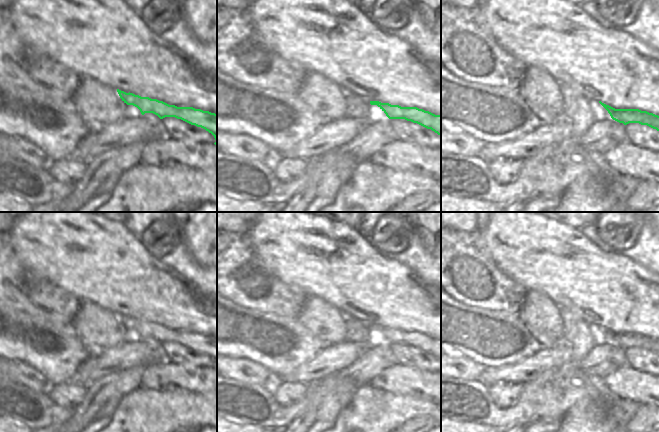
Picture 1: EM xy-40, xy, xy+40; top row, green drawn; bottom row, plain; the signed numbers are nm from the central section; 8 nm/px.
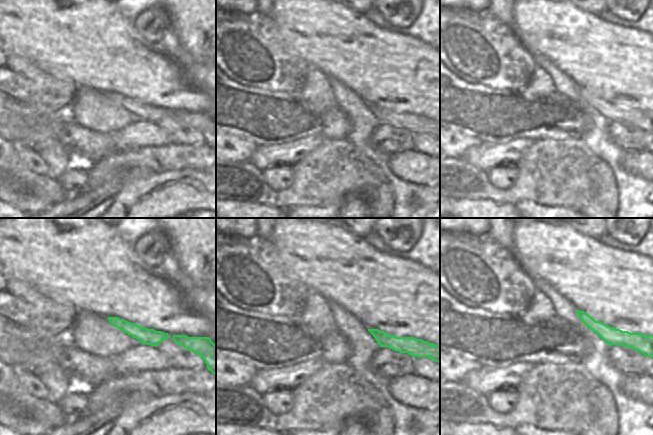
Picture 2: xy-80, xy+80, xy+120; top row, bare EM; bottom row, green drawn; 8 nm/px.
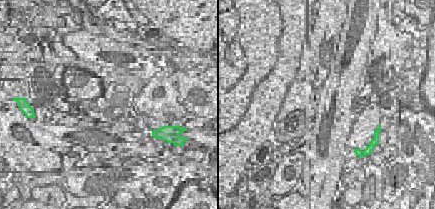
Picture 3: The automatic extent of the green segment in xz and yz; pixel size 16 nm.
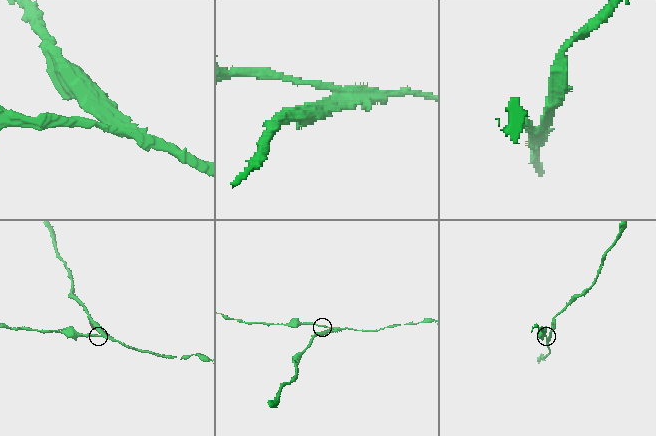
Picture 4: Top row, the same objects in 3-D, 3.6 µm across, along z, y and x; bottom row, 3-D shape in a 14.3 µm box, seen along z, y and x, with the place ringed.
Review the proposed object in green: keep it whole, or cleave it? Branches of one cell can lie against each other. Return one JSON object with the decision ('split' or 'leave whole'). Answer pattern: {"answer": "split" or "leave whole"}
{"answer": "split"}

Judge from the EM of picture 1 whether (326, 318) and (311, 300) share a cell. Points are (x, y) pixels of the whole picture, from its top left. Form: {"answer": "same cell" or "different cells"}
{"answer": "same cell"}

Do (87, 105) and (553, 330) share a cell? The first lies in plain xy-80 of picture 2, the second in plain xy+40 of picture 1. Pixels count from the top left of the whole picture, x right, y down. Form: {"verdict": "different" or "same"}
{"verdict": "same"}

